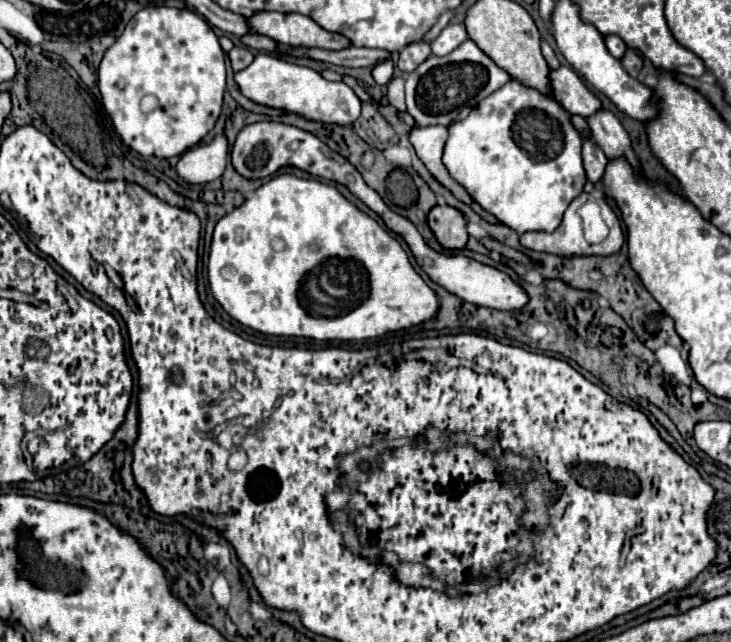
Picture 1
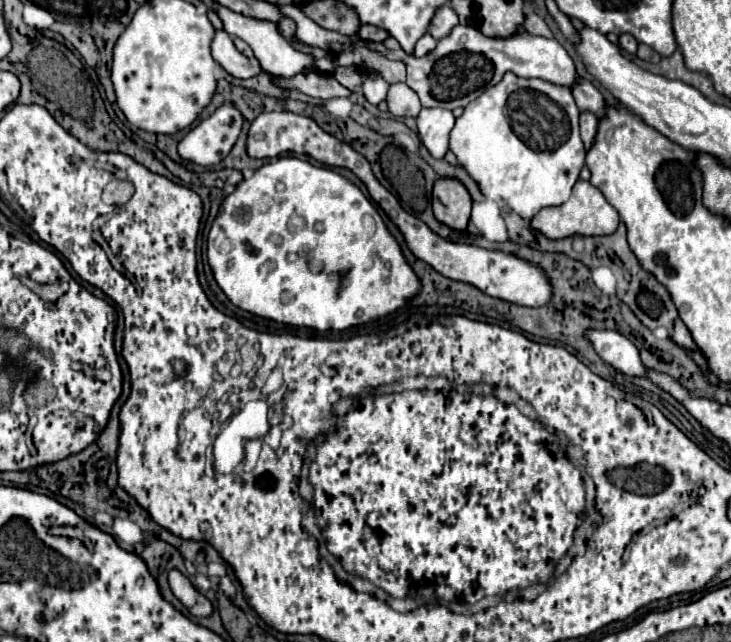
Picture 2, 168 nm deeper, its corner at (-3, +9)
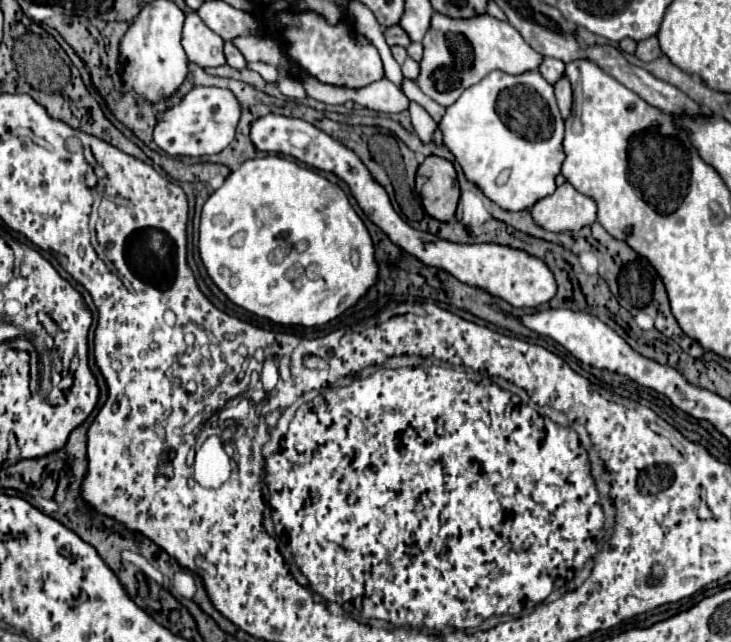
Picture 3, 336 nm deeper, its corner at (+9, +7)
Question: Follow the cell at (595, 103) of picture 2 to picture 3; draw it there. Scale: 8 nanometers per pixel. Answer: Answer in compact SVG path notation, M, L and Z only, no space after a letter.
M546 57L544 63L540 65L540 75L542 75L550 85L556 85L556 81L558 81L560 77L564 77L564 69L566 69L564 61Z

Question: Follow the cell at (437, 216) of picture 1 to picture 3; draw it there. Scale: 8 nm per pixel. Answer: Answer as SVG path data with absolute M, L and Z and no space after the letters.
M434 155L426 157L418 167L416 191L422 197L422 205L432 219L444 223L452 221L460 199L460 187L456 169L450 161Z

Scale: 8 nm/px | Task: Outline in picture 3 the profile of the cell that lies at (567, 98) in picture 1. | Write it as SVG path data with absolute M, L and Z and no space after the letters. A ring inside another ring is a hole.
M434 13L424 41L410 43L406 51L414 61L420 61L420 73L414 79L414 85L444 107L450 107L470 85L484 79L490 71L520 75L538 71L544 61L544 57L536 53L510 23L498 21L490 15L478 15L472 19L450 19L446 15ZM460 39L464 39L466 45L460 45L460 49L456 49Z

